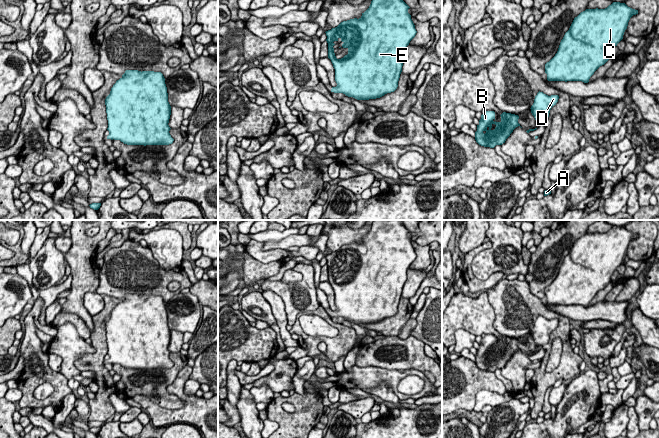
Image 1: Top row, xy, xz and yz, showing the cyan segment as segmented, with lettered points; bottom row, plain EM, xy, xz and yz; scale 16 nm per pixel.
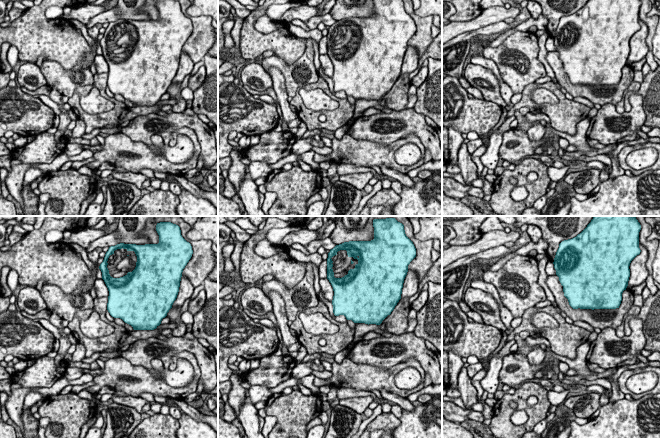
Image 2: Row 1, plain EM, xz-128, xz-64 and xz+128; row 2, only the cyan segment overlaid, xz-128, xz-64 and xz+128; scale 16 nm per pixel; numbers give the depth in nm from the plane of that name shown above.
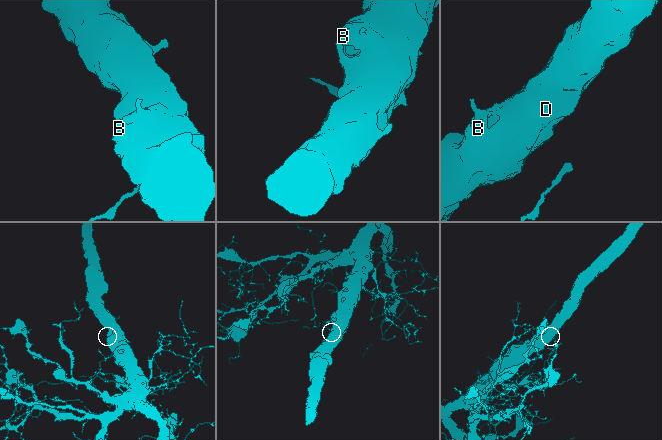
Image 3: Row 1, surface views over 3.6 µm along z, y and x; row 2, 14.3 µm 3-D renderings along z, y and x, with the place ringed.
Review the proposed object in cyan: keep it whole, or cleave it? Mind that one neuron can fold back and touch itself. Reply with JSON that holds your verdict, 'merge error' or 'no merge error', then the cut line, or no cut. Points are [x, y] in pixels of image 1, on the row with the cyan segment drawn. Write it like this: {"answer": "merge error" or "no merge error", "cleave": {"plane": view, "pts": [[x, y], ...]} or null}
{"answer": "no merge error", "cleave": null}

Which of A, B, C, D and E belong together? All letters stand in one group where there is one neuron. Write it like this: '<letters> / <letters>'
A B C D E

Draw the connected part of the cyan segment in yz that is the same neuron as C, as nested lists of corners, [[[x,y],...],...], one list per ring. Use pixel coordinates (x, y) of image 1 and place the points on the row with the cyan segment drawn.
[[[613,2],[605,9],[586,9],[574,18],[569,30],[560,42],[555,56],[545,64],[548,81],[582,81],[588,83],[590,77],[611,58],[611,51],[623,39],[628,22],[638,10],[628,7],[625,3]]]

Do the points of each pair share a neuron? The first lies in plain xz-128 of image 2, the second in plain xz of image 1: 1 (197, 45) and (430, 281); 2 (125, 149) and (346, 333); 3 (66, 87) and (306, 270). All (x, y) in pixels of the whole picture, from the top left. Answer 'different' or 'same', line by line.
1: different
2: different
3: same

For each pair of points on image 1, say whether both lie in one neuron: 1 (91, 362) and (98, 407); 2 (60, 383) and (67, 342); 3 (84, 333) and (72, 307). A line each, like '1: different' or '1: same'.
1: same
2: different
3: different

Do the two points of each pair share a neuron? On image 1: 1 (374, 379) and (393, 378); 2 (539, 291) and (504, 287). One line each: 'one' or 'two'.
1: one
2: two

